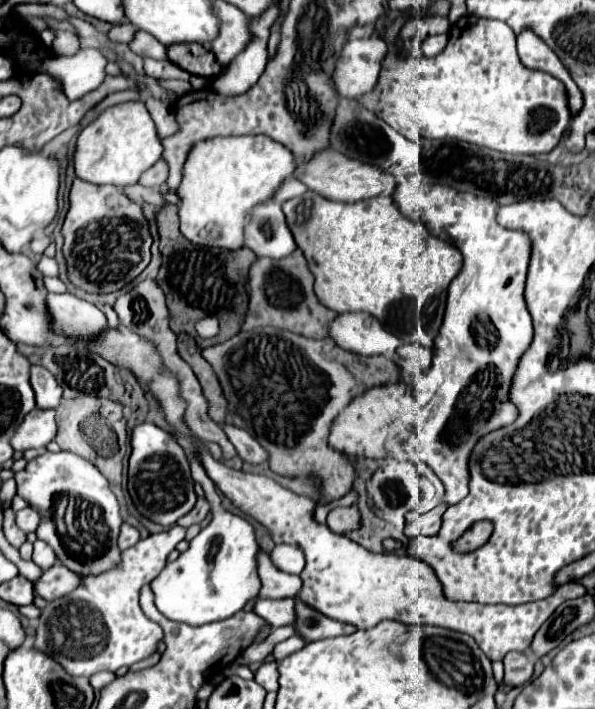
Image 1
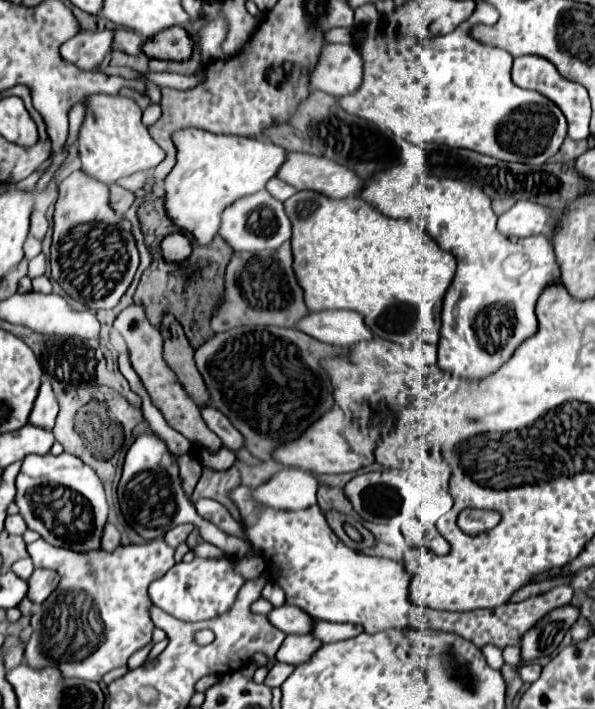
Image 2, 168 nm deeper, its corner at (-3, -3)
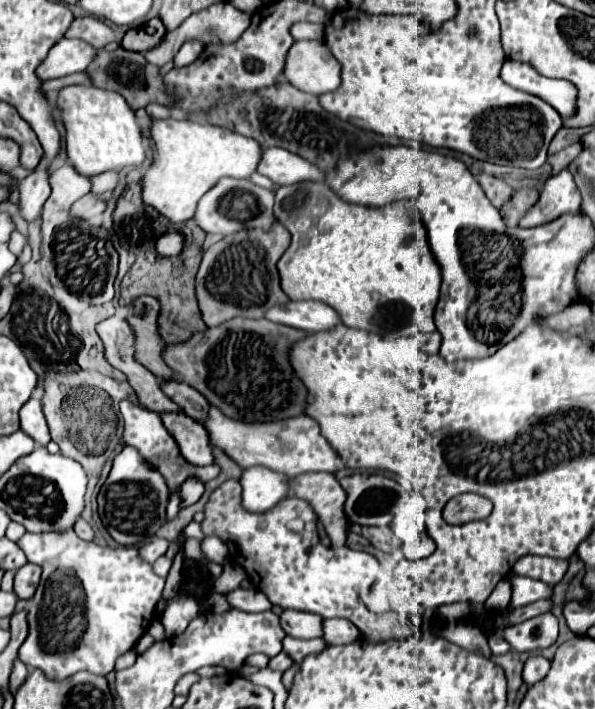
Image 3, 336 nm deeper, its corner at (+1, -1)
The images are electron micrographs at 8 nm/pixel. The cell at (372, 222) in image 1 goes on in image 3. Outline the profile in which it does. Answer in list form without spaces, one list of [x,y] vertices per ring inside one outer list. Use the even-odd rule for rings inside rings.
[[[295,182],[291,186],[283,186],[275,192],[275,206],[273,206],[275,218],[291,232],[291,244],[285,250],[285,254],[281,256],[281,260],[277,262],[277,270],[281,276],[281,286],[283,292],[289,296],[289,300],[319,300],[325,302],[327,306],[331,306],[341,322],[345,326],[351,328],[361,328],[367,332],[377,332],[377,334],[399,334],[399,336],[413,336],[417,332],[433,332],[435,324],[433,324],[433,310],[437,306],[439,300],[439,288],[441,288],[441,268],[437,266],[431,250],[429,250],[429,242],[427,242],[427,232],[423,228],[423,224],[419,220],[415,222],[379,222],[379,208],[367,208],[367,206],[359,206],[359,204],[351,204],[341,200],[325,182]]]

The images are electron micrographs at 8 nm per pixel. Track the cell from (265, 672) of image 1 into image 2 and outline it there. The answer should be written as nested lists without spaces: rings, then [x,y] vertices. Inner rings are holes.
[[[275,662],[275,664],[271,666],[267,678],[265,678],[265,684],[267,684],[269,688],[277,688],[277,686],[281,686],[281,684],[291,676],[291,672],[293,672],[293,666],[291,666],[291,664]]]

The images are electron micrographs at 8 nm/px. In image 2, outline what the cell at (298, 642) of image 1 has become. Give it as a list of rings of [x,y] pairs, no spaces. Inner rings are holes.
[[[311,634],[307,636],[287,636],[285,638],[285,644],[279,648],[277,652],[277,660],[279,662],[289,662],[293,666],[301,664],[303,660],[309,660],[311,654],[321,646],[319,640],[315,640]]]

